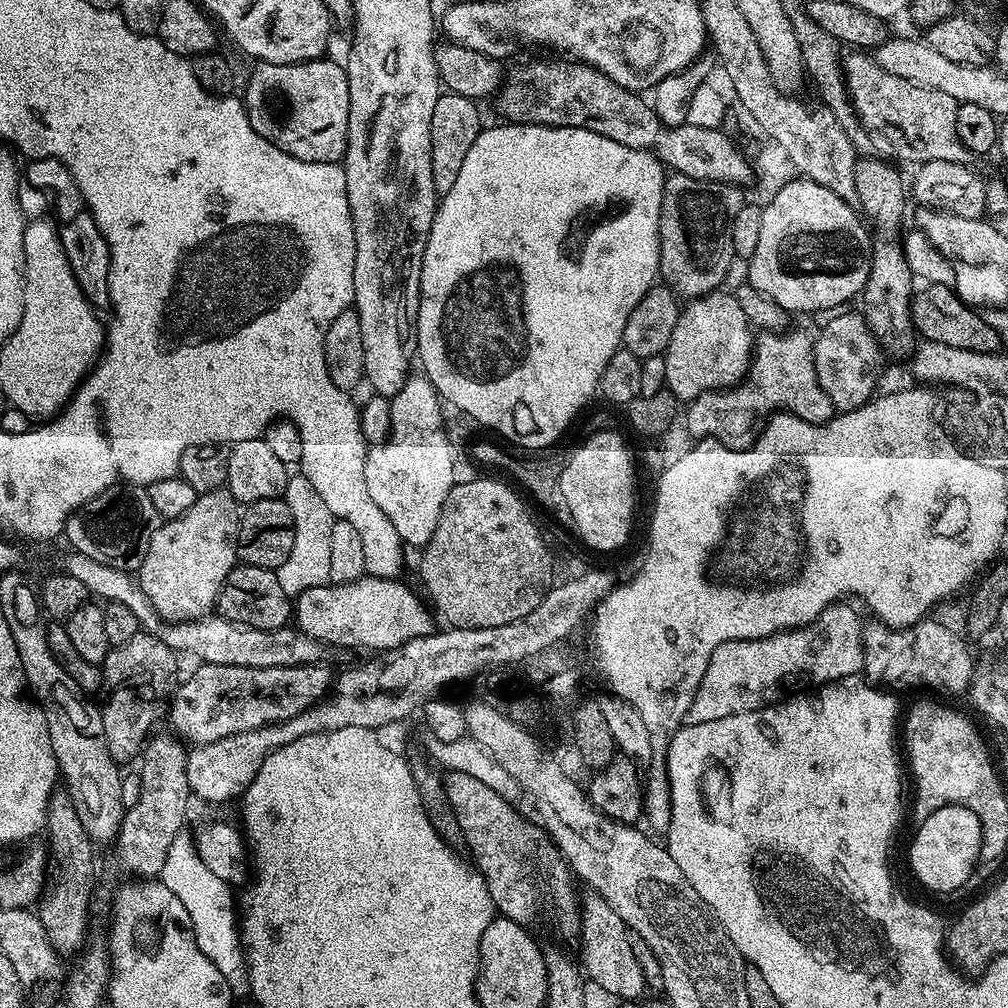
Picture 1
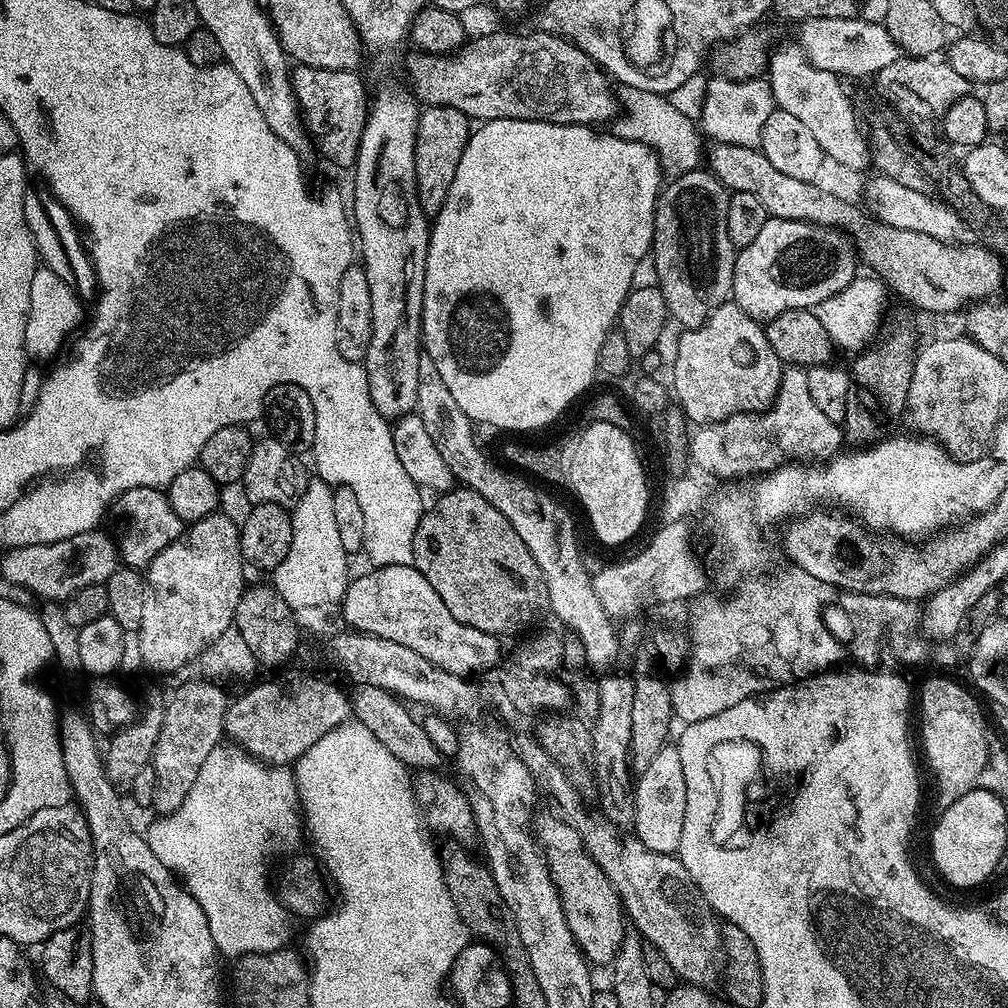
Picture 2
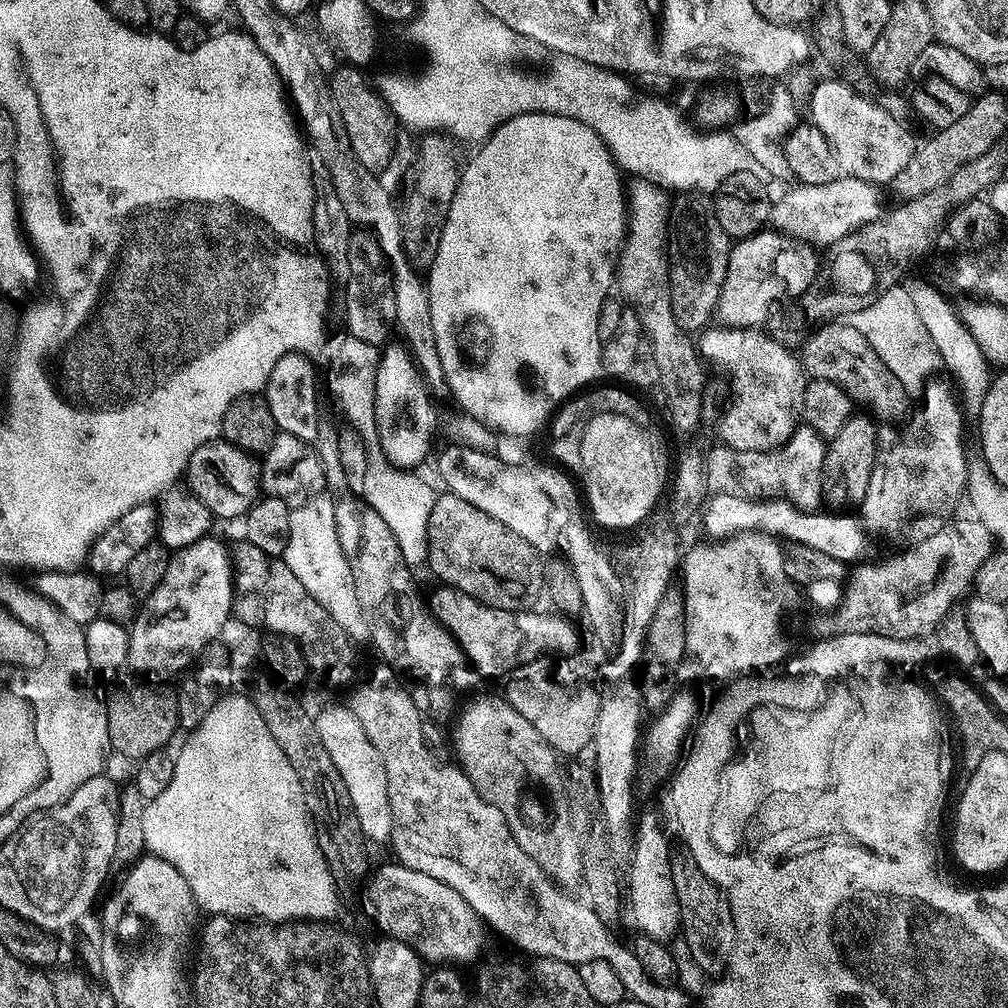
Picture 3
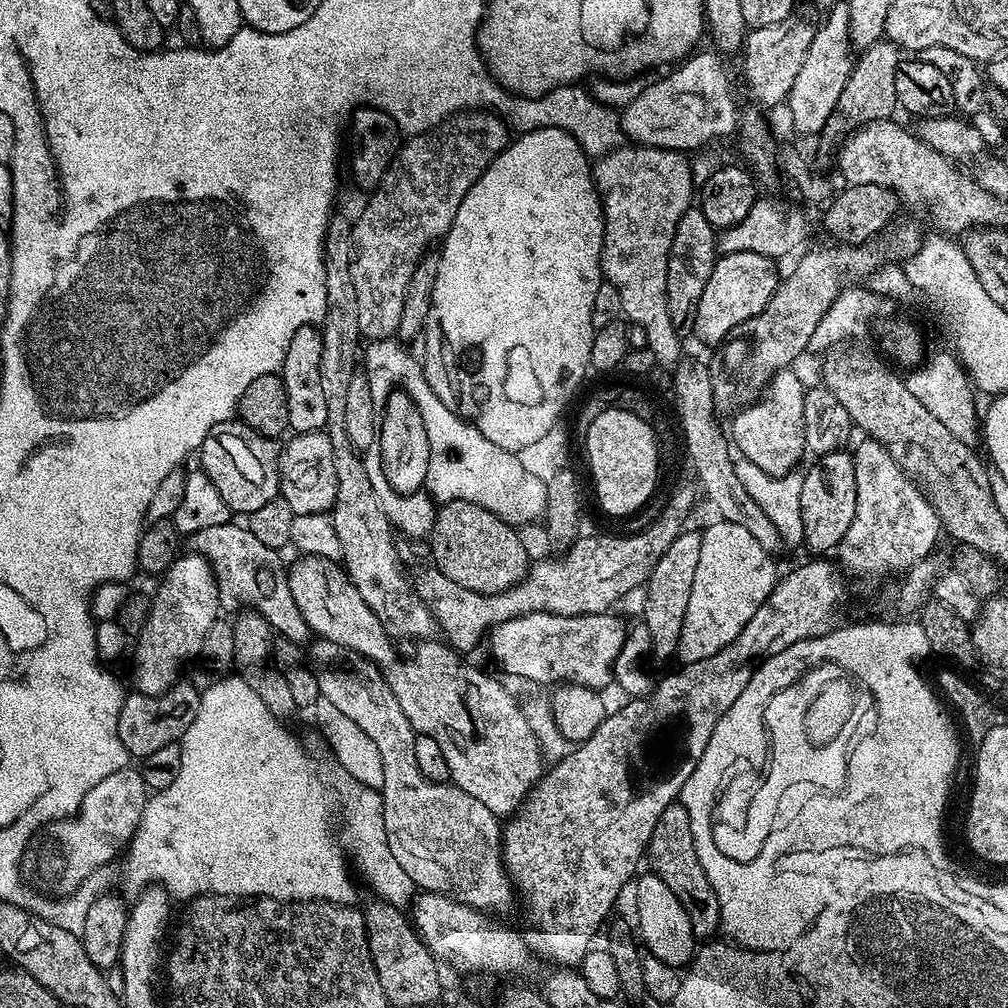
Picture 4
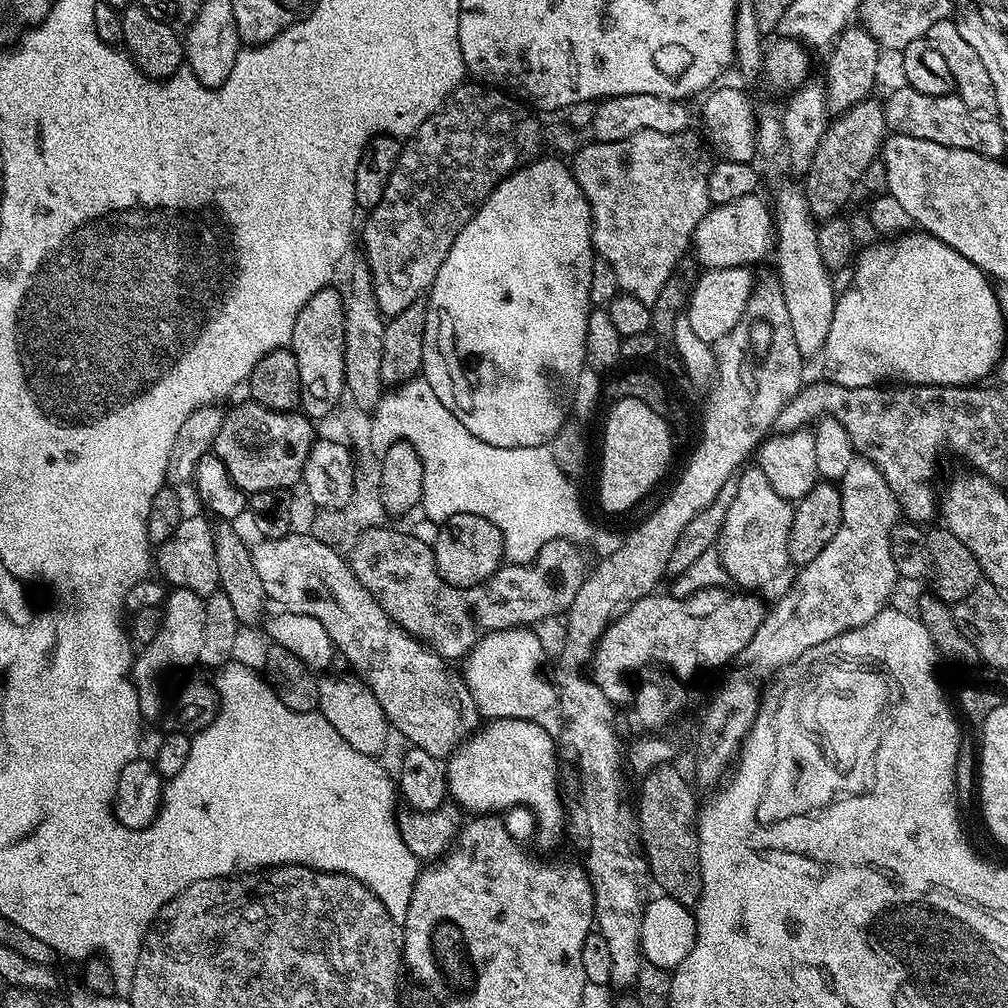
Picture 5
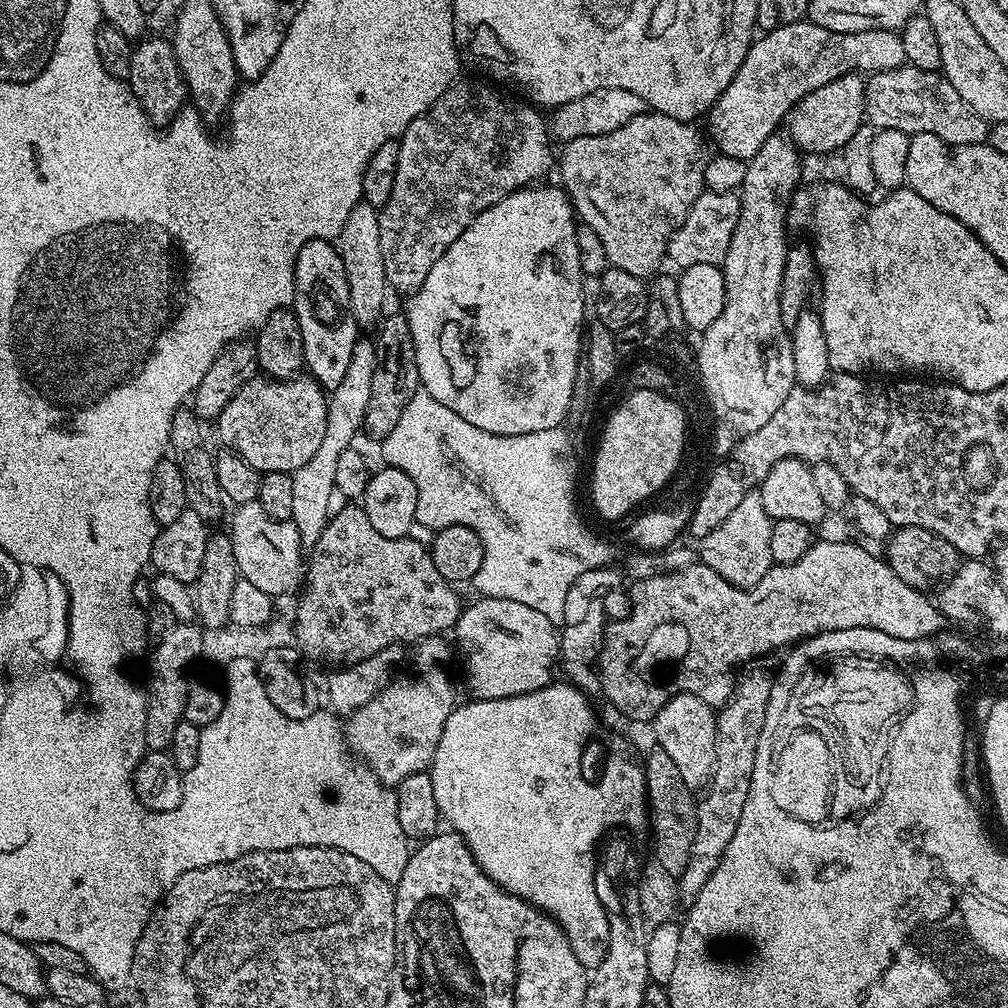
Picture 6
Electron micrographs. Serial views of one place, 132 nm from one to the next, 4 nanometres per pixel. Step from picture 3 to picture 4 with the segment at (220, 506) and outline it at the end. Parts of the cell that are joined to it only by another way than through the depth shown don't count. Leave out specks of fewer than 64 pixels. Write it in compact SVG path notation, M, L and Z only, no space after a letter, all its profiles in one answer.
M233 418L214 425L208 431L198 449L199 467L208 475L210 482L214 482L218 494L222 496L222 502L226 502L226 506L231 508L233 513L247 514L280 496L280 450L281 445L273 437L258 434L250 430L250 426L246 426L239 418Z

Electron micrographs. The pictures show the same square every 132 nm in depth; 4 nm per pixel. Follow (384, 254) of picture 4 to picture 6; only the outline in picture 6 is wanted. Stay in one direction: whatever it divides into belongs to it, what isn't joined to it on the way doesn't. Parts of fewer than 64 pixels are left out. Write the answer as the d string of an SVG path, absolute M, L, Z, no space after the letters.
M462 80L453 82L442 94L442 98L438 98L438 102L434 102L434 106L430 106L430 110L426 110L418 118L414 118L414 122L410 122L410 126L406 126L406 130L399 138L400 150L398 152L398 170L394 176L394 191L386 201L386 206L382 206L378 210L380 213L378 228L382 241L382 266L386 266L386 282L393 293L411 294L419 290L422 282L426 282L426 274L430 274L434 262L438 262L438 258L442 258L442 254L446 254L450 242L454 242L454 238L458 238L458 234L462 234L462 230L466 230L466 226L470 226L470 222L474 222L474 218L478 218L478 214L482 214L482 210L502 202L502 198L514 194L519 188L527 188L543 181L540 179L547 174L548 167L551 164L553 167L554 164L554 152L552 156L552 148L548 145L548 140L550 141L549 125L546 123L545 117L543 120L536 113L539 111L531 103L520 98L511 100L510 97L495 92L495 90L500 90L493 87L491 83L475 84L472 80Z

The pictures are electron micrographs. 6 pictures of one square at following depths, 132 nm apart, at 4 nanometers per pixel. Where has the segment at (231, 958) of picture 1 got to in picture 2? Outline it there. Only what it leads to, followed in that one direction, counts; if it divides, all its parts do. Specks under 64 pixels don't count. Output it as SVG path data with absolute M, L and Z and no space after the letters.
M218 746L215 748L210 754L210 758L206 758L206 762L202 762L202 770L198 770L198 778L194 778L194 786L190 786L190 794L186 794L186 798L178 806L178 810L156 818L160 820L154 821L149 826L148 832L146 831L146 839L150 850L154 850L154 858L158 858L158 862L162 862L162 866L169 868L173 876L184 885L185 890L194 898L194 902L198 902L198 906L202 906L202 914L206 914L206 923L210 925L210 938L214 938L217 953L221 957L239 958L241 956L276 952L289 943L288 939L292 936L292 923L294 923L294 920L288 909L280 903L273 885L272 888L268 885L268 859L271 856L278 855L279 852L290 851L299 842L300 832L302 836L302 812L298 807L294 776L287 767L265 764L263 760L256 759L239 746L224 747Z

